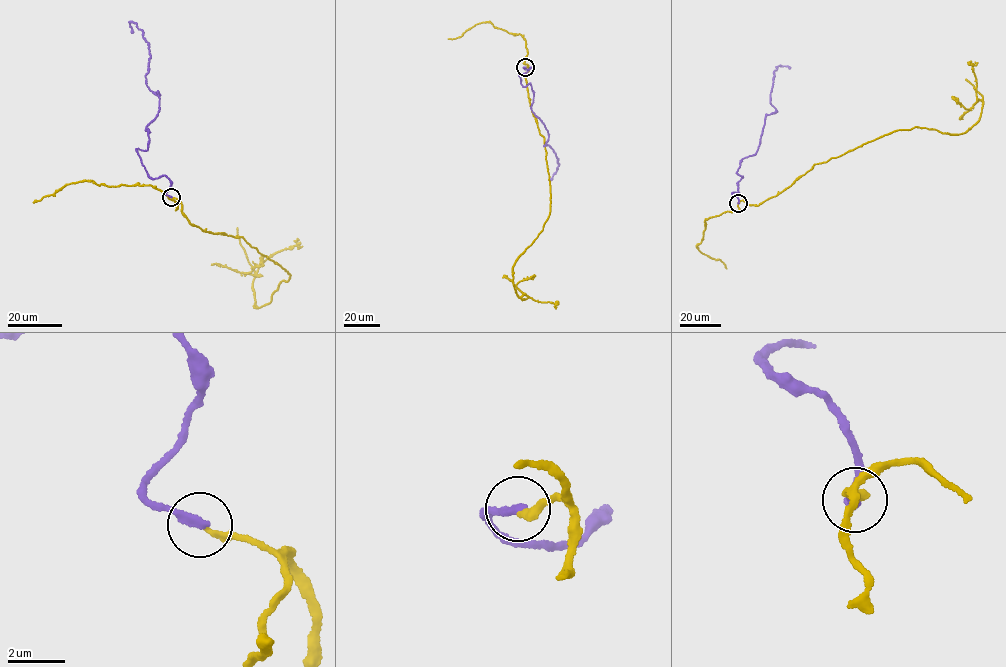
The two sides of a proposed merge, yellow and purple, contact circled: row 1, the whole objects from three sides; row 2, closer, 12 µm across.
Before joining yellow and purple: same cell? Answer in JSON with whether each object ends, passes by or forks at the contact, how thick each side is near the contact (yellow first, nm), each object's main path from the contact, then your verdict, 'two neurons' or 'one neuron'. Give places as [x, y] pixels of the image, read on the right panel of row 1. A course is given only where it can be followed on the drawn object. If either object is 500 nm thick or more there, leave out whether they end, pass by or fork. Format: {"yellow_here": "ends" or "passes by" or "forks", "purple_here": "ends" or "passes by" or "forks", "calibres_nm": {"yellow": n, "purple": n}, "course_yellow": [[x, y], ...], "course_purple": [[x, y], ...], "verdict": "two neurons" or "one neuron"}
{"yellow_here": "ends", "purple_here": "ends", "calibres_nm": {"yellow": 180, "purple": 300}, "course_yellow": [[738, 203], [759, 205], [814, 164], [891, 133], [967, 130], [983, 103], [974, 62]], "course_purple": [[738, 203], [740, 160], [756, 152], [765, 116], [777, 111], [774, 71], [790, 69]], "verdict": "two neurons"}

